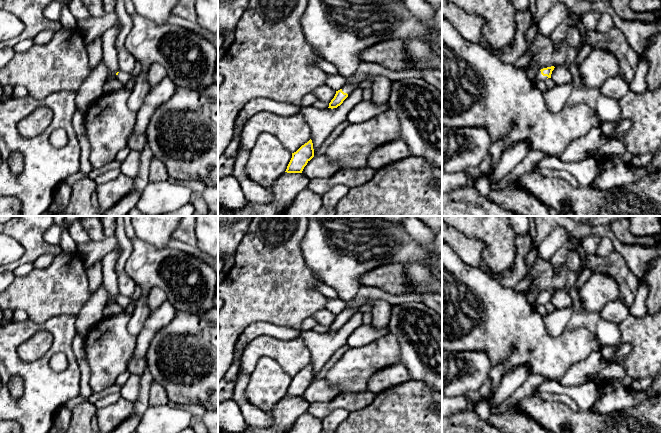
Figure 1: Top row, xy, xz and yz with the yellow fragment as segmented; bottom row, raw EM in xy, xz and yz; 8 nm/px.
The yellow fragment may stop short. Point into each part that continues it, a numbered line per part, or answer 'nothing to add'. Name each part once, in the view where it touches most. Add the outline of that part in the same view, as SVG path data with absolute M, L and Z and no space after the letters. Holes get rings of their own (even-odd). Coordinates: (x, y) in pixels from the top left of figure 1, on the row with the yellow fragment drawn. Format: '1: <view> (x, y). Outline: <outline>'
1: yz (539, 77). Outline: M539 70L538 73L537 73L536 76L535 76L534 83L536 84L536 83L538 83L539 81L545 80L545 79L547 79L547 78L548 78L548 77L547 77L547 76L543 76L543 75L541 74L541 71Z

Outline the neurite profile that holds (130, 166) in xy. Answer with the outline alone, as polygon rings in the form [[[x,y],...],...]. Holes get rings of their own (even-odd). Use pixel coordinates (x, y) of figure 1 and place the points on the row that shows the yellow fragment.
[[[131,150],[126,159],[121,162],[120,169],[123,174],[134,179],[139,171],[140,152]]]

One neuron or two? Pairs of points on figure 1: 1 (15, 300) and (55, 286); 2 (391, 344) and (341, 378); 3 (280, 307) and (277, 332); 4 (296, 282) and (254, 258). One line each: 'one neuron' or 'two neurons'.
1: one neuron
2: one neuron
3: two neurons
4: one neuron

